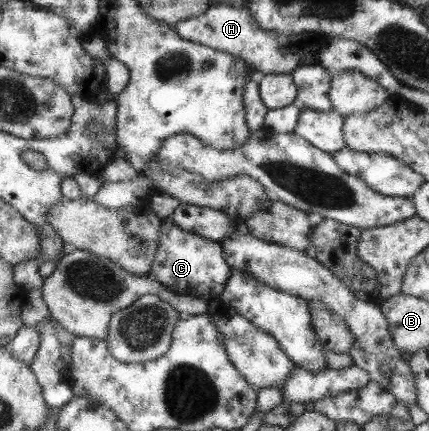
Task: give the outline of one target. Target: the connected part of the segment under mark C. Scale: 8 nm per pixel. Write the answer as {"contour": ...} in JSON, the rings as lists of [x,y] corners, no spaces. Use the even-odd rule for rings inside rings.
{"contour":[[[171,217],[162,220],[159,247],[148,275],[151,280],[158,281],[164,288],[176,294],[211,300],[218,299],[223,293],[231,272],[232,268],[227,264],[219,243],[179,229]]]}

